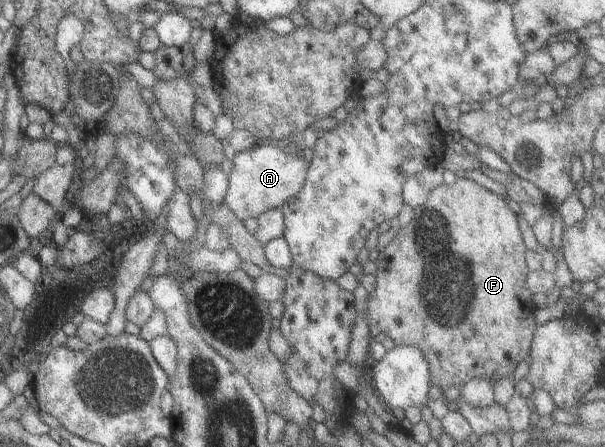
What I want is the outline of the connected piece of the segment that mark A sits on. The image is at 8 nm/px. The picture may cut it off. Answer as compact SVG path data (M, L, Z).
M259 142L236 153L231 160L232 172L227 176L227 190L221 204L240 222L255 220L266 210L279 208L302 189L307 163L299 151L285 143Z

